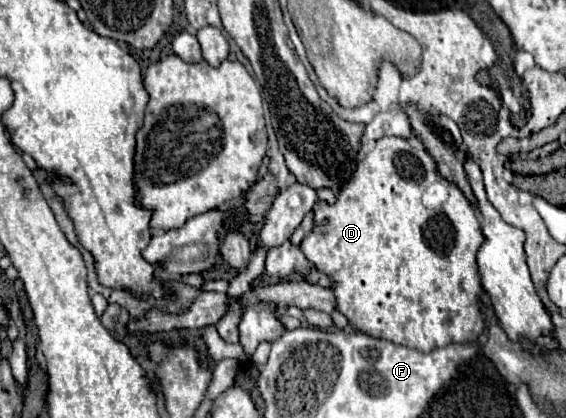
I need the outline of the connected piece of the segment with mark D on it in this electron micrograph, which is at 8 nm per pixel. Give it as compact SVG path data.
M384 136L358 162L352 180L340 188L336 202L330 206L320 200L314 206L316 228L302 240L304 256L336 282L332 290L338 310L352 326L374 338L384 338L420 352L476 340L484 328L478 302L482 284L476 266L476 252L482 244L480 222L472 204L454 184L448 184L448 200L438 210L426 208L422 196L436 182L448 184L438 174L436 162L426 150L412 148L406 138Z

